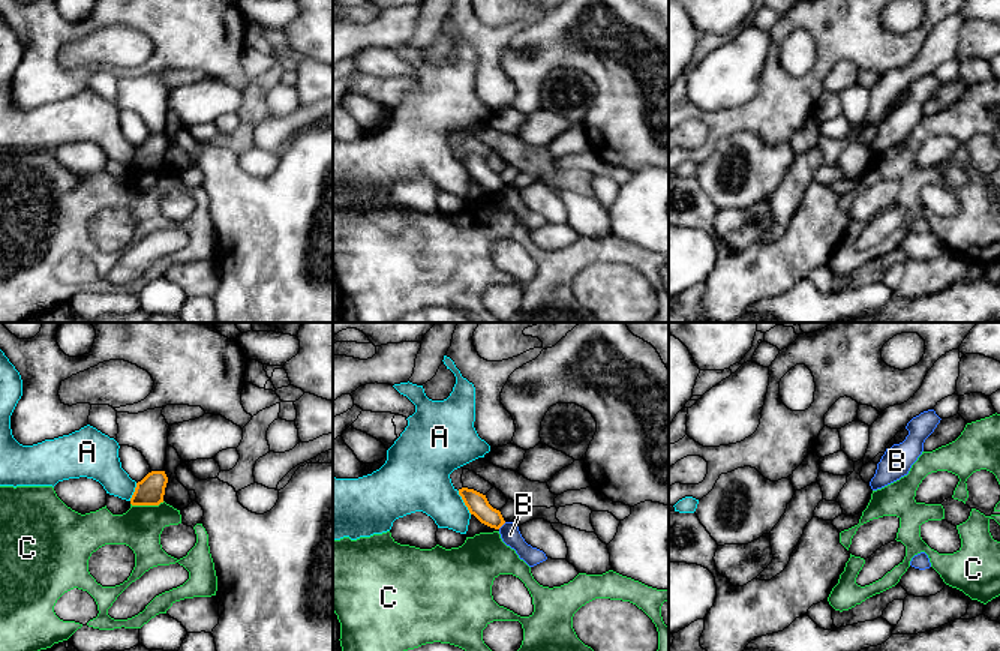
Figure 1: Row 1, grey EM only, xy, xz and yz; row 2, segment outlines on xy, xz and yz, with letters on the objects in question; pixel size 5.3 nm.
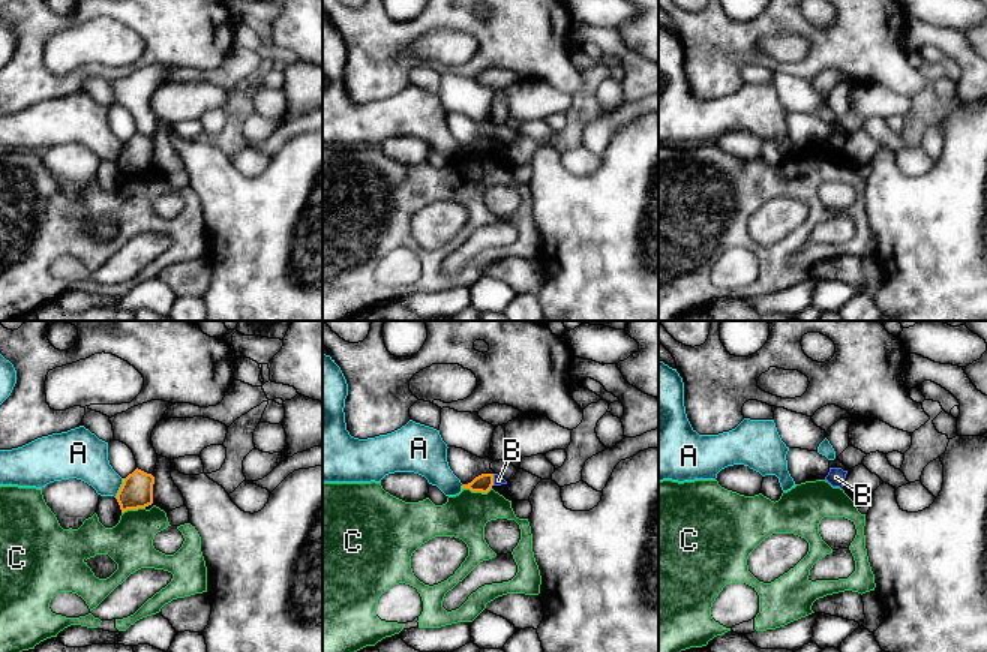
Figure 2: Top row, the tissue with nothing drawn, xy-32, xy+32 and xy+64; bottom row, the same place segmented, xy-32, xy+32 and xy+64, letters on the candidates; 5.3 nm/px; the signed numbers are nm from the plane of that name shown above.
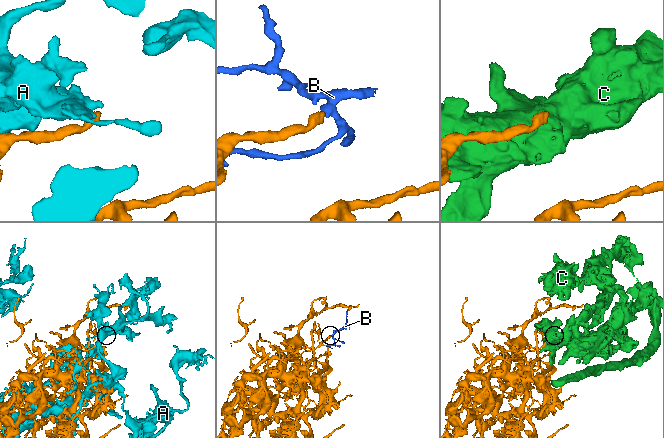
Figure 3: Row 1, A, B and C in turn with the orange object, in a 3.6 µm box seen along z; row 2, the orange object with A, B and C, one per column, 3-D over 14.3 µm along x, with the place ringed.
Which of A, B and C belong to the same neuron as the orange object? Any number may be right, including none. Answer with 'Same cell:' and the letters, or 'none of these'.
Same cell: none of these

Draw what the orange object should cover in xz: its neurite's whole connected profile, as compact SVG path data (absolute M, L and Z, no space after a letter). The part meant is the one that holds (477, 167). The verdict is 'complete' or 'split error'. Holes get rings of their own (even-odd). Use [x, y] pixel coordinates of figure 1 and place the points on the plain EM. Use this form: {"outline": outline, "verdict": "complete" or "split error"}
{"outline": "M468 152L459 153L459 159L462 160L469 177L474 178L481 188L495 194L499 194L505 188L501 176L489 168L486 159Z", "verdict": "complete"}

